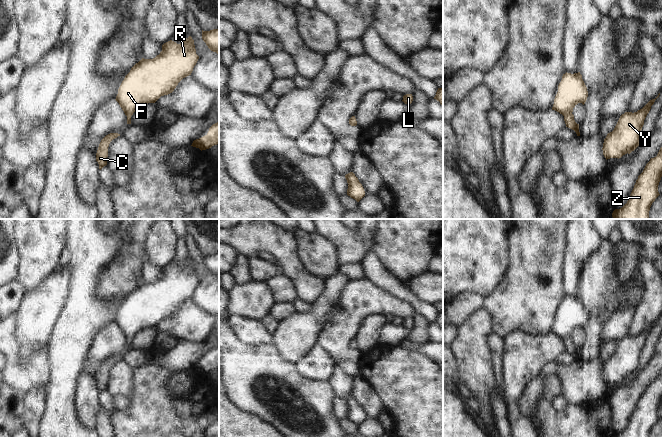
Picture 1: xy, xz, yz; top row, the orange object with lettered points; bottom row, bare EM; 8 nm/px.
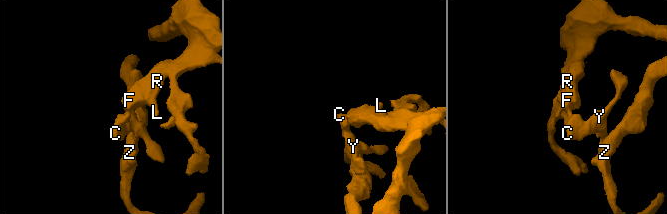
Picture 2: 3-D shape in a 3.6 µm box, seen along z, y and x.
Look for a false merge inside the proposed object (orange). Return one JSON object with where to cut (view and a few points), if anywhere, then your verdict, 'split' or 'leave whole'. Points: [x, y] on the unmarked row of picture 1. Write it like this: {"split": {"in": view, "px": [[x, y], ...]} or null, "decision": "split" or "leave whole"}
{"split": null, "decision": "leave whole"}

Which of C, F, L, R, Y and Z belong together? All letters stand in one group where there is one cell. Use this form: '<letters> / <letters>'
C F L R Y Z

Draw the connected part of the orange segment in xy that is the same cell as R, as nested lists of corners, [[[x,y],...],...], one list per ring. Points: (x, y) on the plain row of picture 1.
[[[191,260],[177,268],[170,264],[153,283],[142,282],[122,305],[116,325],[131,348],[135,334],[148,327],[155,327],[161,320],[174,315],[178,307],[191,299],[199,280]]]

